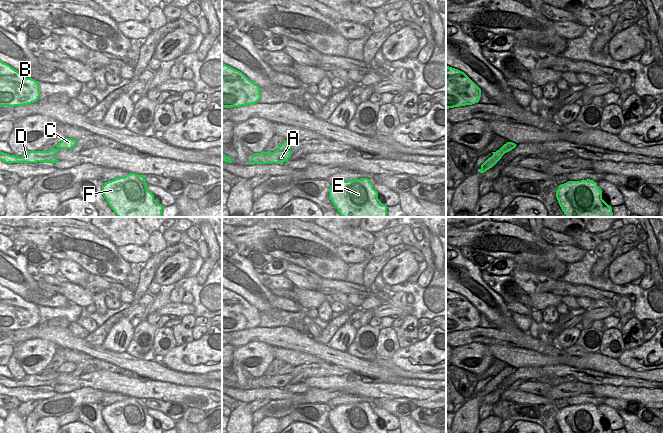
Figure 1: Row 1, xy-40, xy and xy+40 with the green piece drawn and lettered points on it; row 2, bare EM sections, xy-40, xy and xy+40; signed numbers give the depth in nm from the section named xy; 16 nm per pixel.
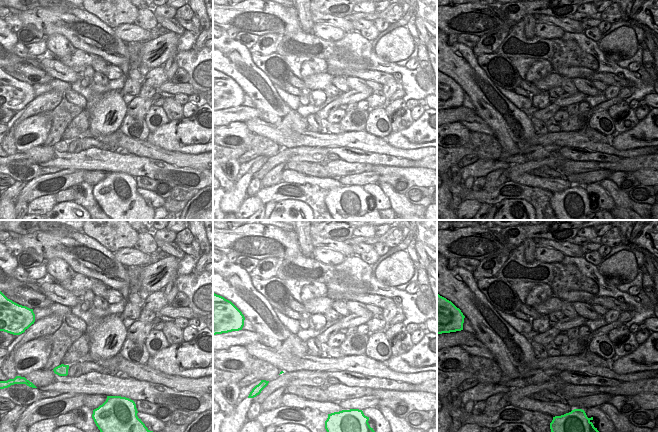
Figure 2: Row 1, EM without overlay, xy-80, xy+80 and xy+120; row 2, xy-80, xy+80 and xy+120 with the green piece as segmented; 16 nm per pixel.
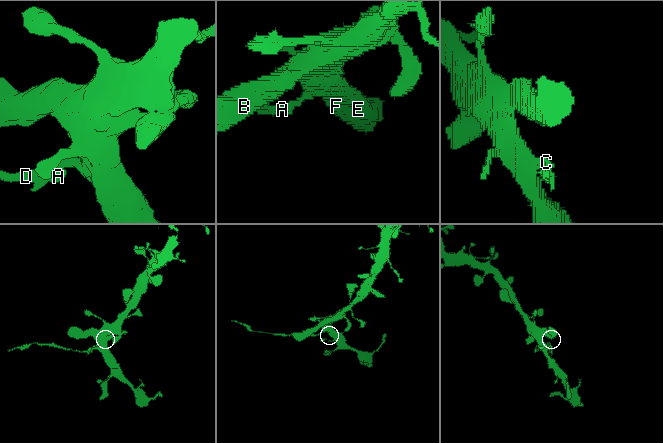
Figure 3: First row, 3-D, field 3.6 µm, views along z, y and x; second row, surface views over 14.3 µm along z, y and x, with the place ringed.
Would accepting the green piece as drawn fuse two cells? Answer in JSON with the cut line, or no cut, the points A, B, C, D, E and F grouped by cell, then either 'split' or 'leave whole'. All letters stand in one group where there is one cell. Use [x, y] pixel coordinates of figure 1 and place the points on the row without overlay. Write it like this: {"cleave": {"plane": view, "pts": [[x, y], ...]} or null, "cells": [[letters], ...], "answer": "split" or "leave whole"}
{"cleave": {"plane": "xy", "pts": [[287, 373], [275, 375]]}, "cells": [["A", "D"], ["B", "C", "E", "F"]], "answer": "split"}

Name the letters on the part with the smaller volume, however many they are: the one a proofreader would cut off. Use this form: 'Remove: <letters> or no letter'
Remove: A, D

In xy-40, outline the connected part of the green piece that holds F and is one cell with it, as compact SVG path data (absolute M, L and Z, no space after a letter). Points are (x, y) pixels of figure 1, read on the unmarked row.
M129 397L105 406L102 418L111 433L163 433L147 413L145 400Z

